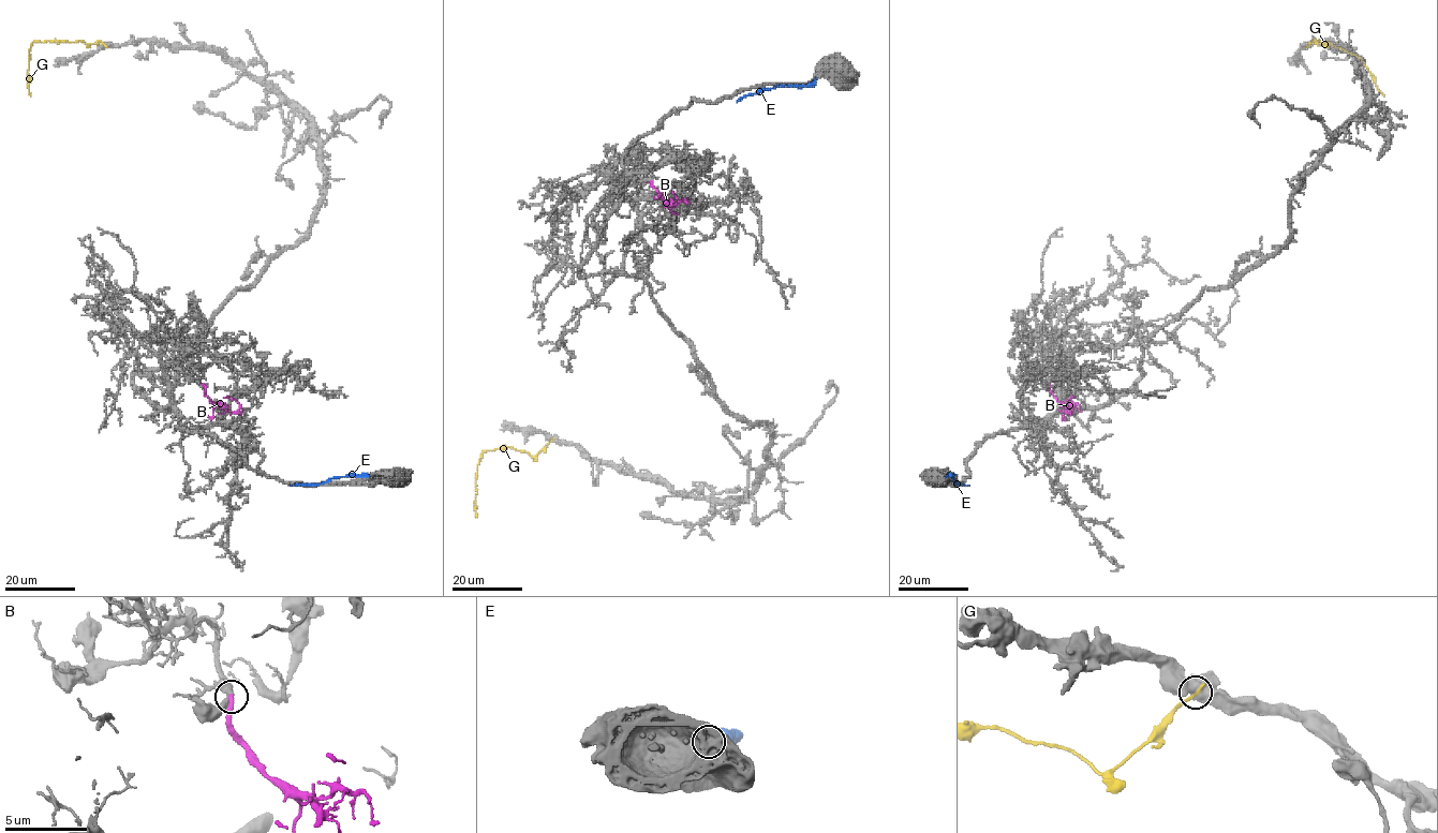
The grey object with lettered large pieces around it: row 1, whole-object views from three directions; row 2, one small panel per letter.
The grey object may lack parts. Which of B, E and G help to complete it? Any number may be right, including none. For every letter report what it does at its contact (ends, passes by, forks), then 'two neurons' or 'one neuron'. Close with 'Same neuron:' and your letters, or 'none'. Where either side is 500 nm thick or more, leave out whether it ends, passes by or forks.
B: it ends | one neuron
E: two neurons
G: two neurons
Same neuron: B

